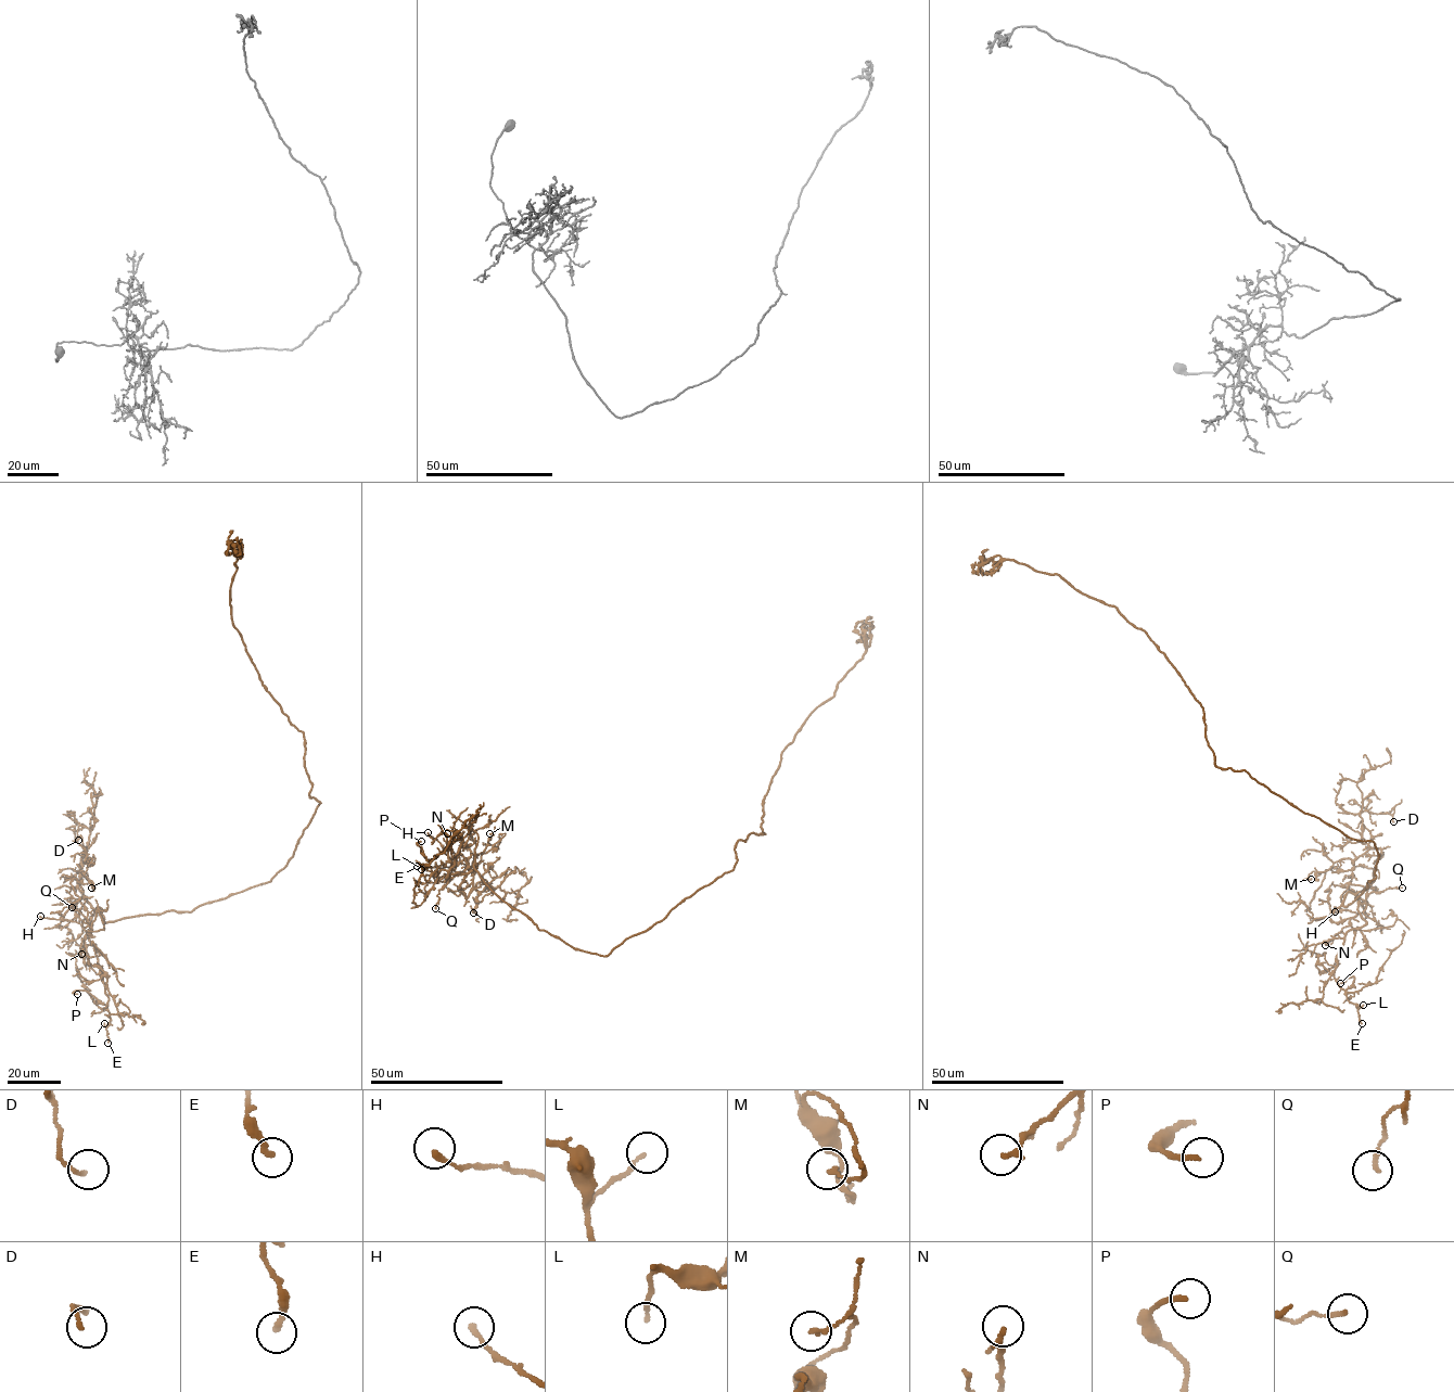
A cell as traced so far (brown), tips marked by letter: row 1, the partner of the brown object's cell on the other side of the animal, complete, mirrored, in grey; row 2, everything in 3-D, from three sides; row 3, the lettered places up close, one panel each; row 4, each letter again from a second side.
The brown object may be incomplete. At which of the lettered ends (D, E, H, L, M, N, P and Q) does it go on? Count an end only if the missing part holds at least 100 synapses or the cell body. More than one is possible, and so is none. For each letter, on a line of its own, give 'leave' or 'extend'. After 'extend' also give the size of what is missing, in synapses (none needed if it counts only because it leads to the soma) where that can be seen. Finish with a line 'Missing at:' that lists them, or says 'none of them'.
D: leave
E: leave
H: leave
L: leave
M: leave
N: leave
P: leave
Q: leave
Missing at: none of them

